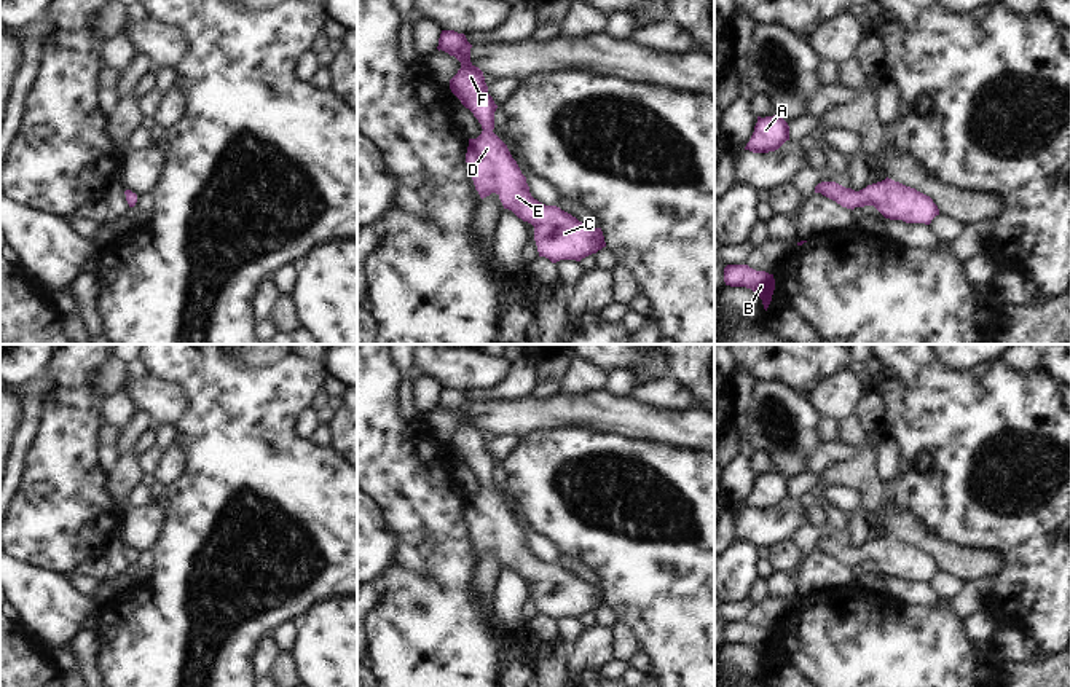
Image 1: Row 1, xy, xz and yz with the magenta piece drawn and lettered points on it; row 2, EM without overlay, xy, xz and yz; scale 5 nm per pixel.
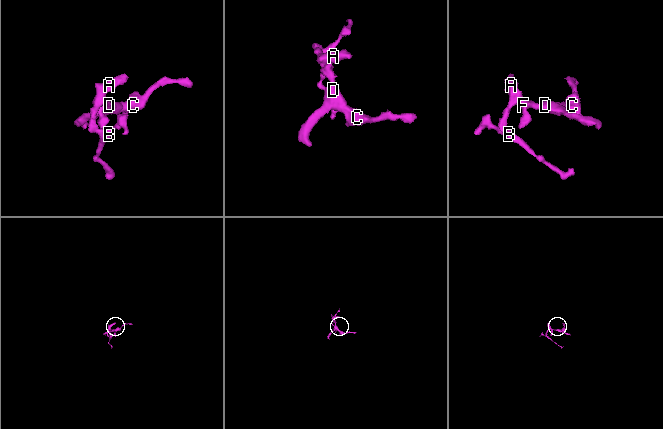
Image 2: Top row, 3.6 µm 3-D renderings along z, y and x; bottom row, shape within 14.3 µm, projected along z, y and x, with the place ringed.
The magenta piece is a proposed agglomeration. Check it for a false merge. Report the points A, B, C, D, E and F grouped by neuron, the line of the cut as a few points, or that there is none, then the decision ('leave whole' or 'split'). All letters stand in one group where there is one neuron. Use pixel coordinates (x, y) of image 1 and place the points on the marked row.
A B C D E F; no cut; leave whole

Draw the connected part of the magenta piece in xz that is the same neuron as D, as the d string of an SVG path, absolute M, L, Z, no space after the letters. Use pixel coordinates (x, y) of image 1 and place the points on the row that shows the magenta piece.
M442 30L437 49L454 56L461 69L450 80L451 92L482 124L482 134L469 139L466 163L480 198L496 193L504 209L534 226L539 257L552 263L576 260L606 247L601 228L592 228L557 206L545 206L529 193L526 177L507 145L493 132L498 105L488 94L483 72L470 62L464 33Z

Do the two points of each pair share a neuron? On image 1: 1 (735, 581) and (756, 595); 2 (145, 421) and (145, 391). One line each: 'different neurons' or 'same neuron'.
1: different neurons
2: different neurons

